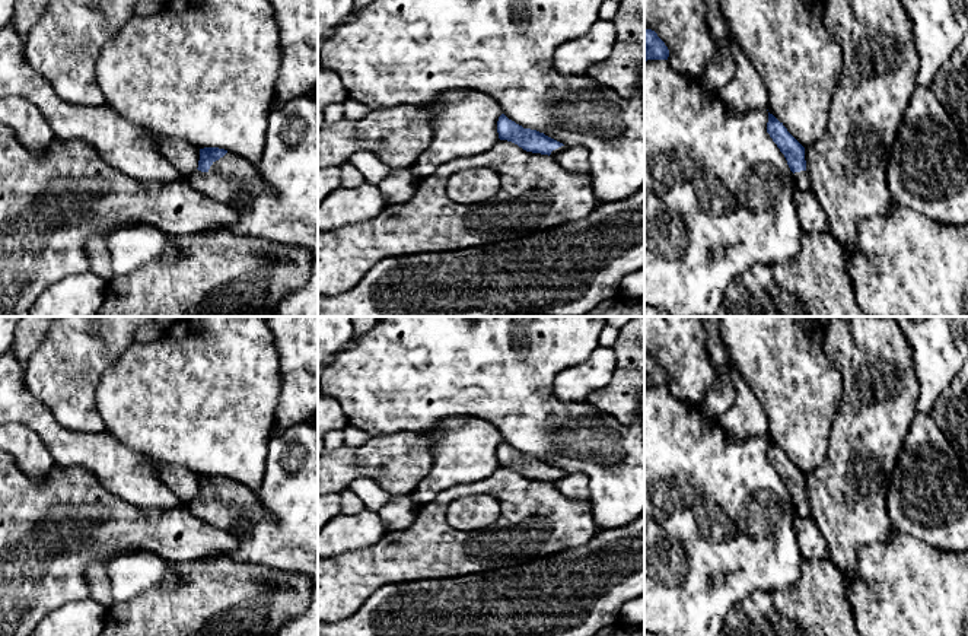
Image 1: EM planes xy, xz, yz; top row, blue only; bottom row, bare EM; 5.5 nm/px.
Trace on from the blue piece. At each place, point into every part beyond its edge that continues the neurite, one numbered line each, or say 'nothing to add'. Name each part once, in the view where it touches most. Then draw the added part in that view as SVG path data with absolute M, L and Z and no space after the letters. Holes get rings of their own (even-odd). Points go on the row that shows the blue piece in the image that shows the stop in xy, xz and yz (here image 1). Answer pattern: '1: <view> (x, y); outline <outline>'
1: xy (231, 180); outline M227 152L207 172L195 171L187 182L197 191L235 207L251 206L265 191L264 182L239 155Z

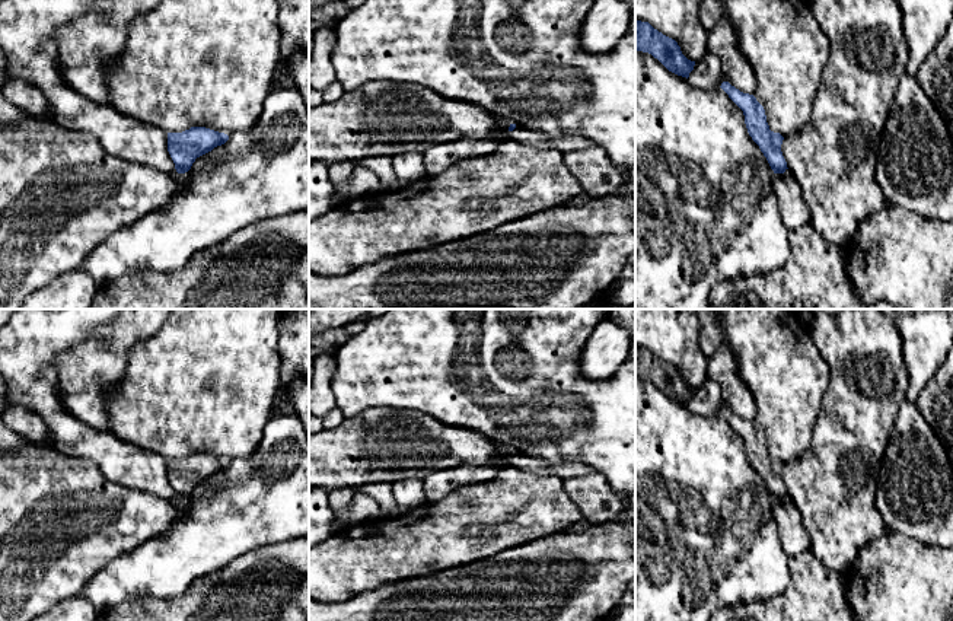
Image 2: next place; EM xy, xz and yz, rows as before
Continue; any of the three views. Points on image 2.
1: xz (564, 145); outline M516 125L513 131L509 131L509 138L533 147L554 149L562 155L571 152L581 152L584 149L595 146L593 141L580 136L552 137L549 134L533 131L519 125Z

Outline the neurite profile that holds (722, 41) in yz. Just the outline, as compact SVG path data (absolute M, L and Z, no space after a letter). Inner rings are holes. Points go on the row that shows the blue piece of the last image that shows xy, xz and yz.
M721 16L718 23L707 32L707 51L720 60L721 83L729 82L743 93L755 93L756 80L752 66L740 52L736 32L727 17Z

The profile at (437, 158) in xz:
M463 137L428 146L424 155L425 175L437 175L458 160L491 155L498 146L494 137Z

